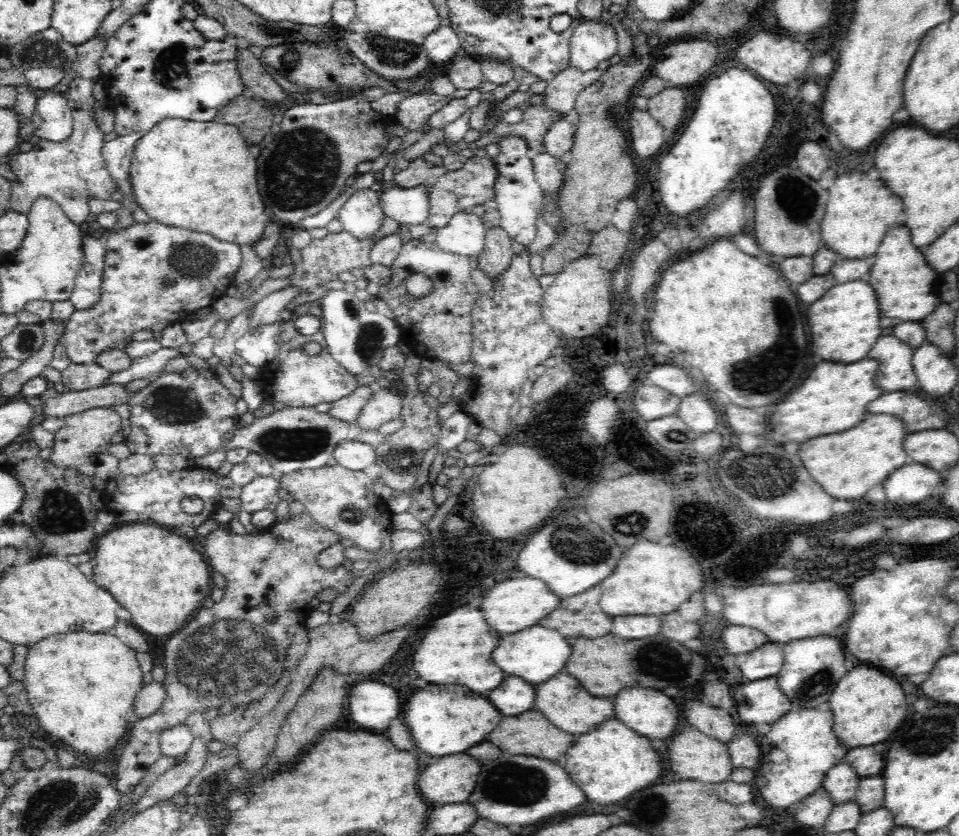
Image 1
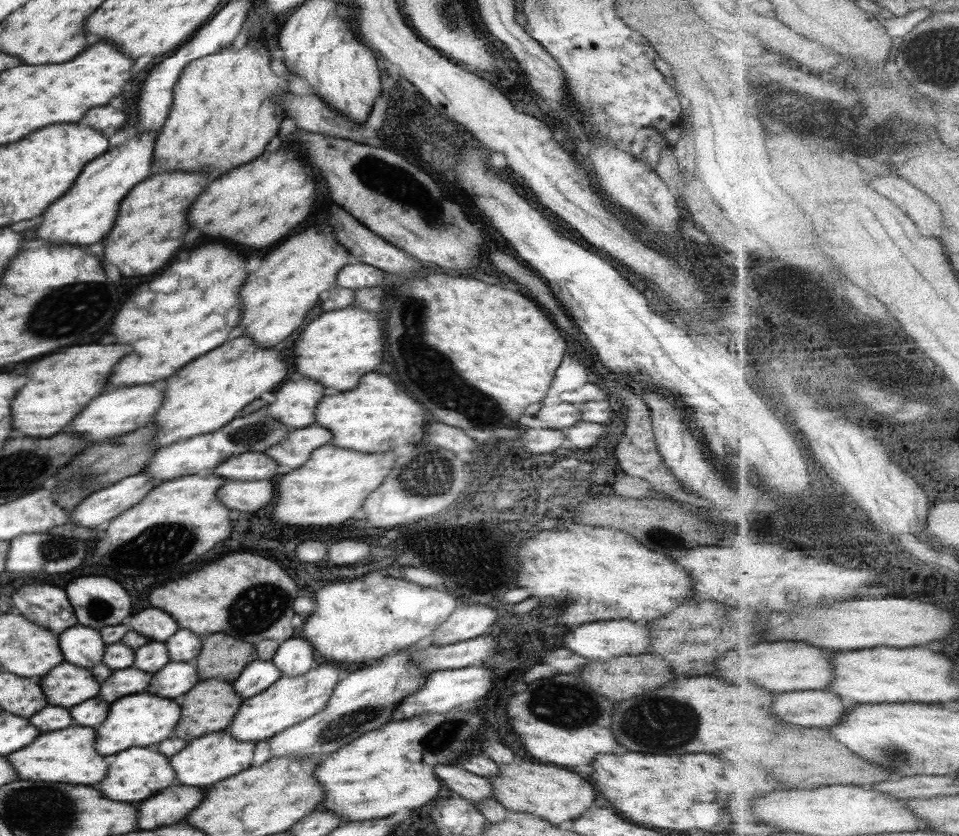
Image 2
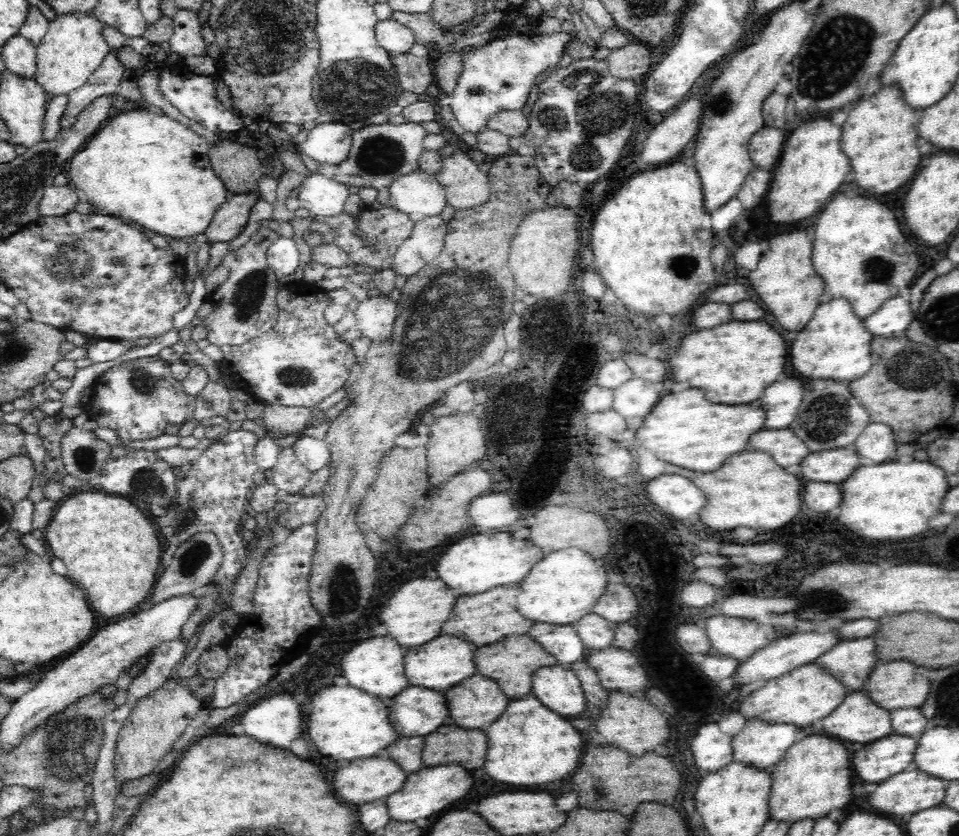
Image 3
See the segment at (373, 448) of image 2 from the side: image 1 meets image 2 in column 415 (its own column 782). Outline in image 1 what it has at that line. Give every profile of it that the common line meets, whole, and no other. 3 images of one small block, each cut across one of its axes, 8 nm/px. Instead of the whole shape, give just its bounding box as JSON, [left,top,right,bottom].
[768,356,881,444]

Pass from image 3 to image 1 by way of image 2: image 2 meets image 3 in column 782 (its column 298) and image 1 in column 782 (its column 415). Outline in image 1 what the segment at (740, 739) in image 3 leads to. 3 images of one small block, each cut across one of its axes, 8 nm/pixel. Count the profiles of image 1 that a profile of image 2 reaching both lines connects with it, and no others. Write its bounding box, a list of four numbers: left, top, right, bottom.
[778,635,846,710]

